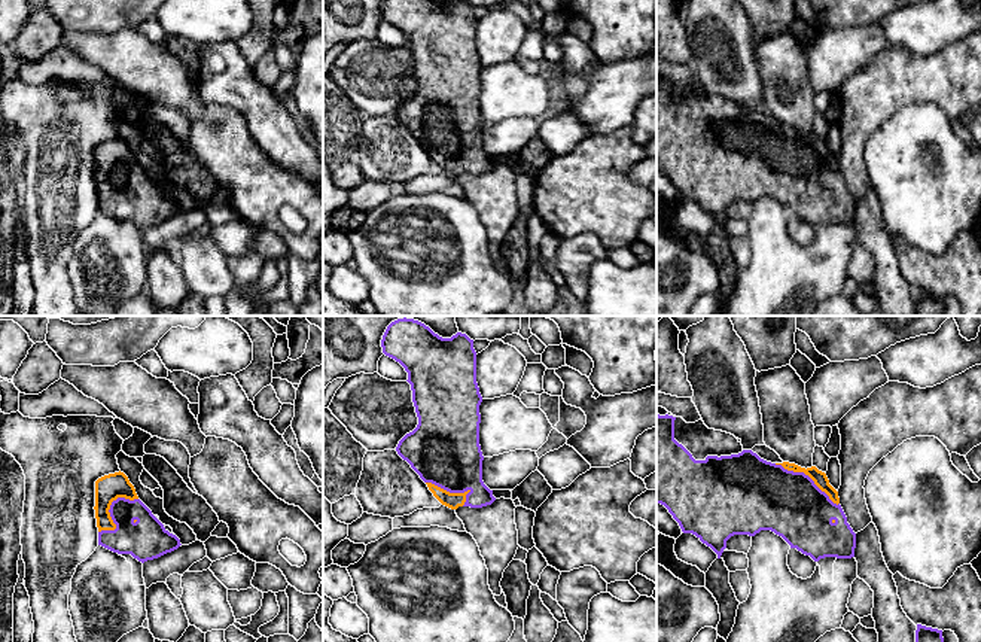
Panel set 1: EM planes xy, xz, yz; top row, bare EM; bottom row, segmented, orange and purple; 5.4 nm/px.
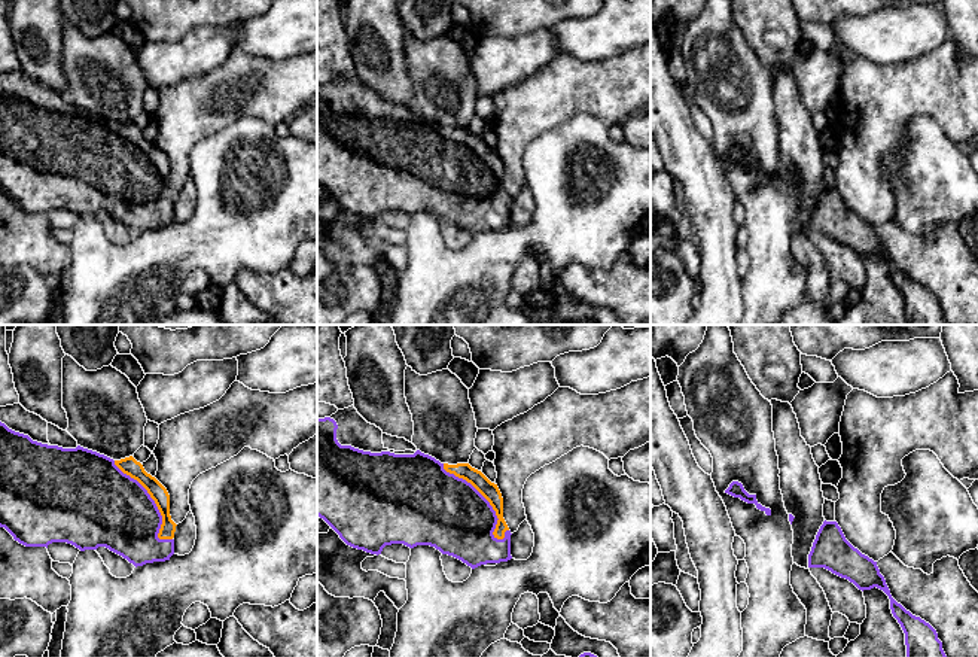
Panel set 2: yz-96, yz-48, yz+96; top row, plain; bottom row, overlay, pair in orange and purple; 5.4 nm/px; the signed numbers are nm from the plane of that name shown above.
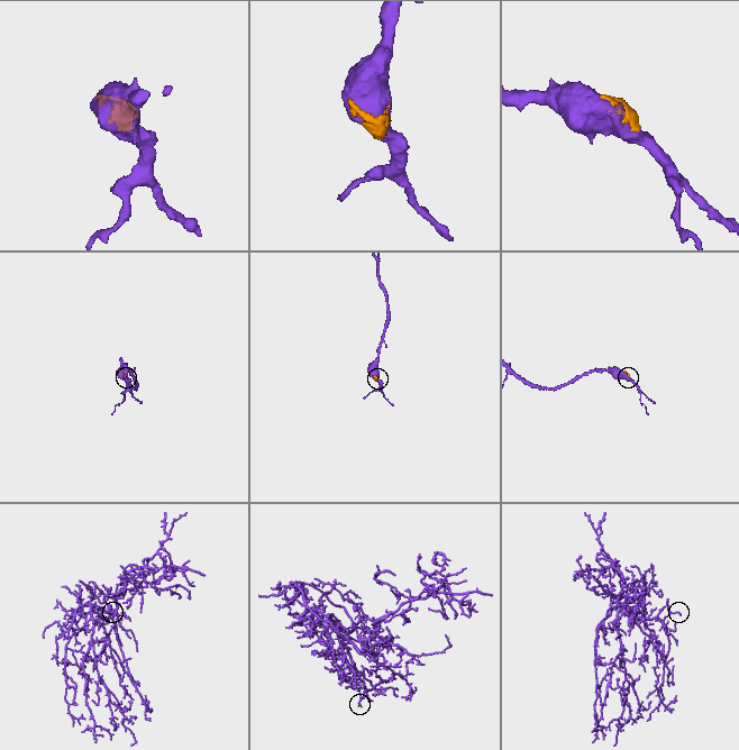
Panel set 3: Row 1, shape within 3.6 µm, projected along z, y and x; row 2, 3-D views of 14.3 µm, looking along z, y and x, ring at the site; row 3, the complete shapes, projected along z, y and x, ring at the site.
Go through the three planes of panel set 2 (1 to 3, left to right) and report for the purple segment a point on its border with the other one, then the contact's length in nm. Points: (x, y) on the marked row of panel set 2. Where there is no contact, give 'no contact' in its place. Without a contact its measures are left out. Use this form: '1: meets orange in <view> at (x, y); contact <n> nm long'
1: meets orange in yz-96 at (155, 502); contact 550 nm long
2: meets orange in yz-48 at (484, 496); contact 550 nm long
3: no contact

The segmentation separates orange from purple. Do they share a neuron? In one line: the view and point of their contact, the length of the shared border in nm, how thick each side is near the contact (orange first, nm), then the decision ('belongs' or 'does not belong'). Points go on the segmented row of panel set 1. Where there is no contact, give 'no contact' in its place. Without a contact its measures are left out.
contact xy (107, 511); length 280 nm; calibres 140 and 220 nm; belongs

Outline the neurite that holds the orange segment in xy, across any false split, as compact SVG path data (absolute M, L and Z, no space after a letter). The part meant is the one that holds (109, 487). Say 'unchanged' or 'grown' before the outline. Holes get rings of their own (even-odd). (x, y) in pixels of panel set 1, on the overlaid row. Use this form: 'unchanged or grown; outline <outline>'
grown; outline M121 471L95 481L94 509L98 545L113 553L131 554L144 563L182 545L138 499L134 486Z

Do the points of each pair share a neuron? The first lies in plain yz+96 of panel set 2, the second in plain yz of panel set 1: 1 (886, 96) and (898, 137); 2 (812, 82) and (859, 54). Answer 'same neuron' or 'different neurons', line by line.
1: different neurons
2: same neuron

